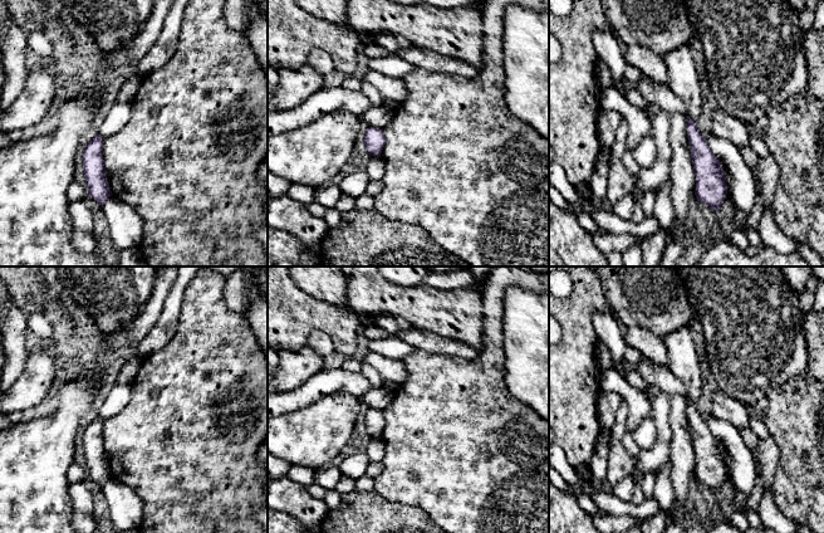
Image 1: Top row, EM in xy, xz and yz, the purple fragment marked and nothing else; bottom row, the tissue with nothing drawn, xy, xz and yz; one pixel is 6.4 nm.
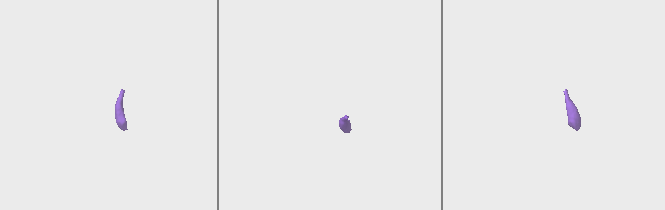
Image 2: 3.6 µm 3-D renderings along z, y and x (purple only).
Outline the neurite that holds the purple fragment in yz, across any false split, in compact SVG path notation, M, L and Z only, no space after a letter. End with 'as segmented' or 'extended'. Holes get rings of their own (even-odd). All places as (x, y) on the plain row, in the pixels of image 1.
M686 397L687 420L696 456L695 476L700 484L716 495L727 475L727 464L720 442L712 435L697 405Z | as segmented

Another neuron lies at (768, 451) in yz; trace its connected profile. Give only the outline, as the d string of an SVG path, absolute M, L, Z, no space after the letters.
M770 434L765 439L759 439L756 458L757 473L762 479L764 488L770 488L780 464L780 448Z

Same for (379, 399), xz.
M391 387L371 388L360 400L369 407L383 411L393 400L394 390Z

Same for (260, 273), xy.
M268 266L254 268L254 282L258 285L261 294L268 297Z

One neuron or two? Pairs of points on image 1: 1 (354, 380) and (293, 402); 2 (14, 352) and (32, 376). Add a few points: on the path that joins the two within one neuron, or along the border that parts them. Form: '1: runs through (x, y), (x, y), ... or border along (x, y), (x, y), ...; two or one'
1: runs through (339, 381), (327, 381), (308, 392); one
2: border along (29, 352), (23, 371), (13, 384); two

